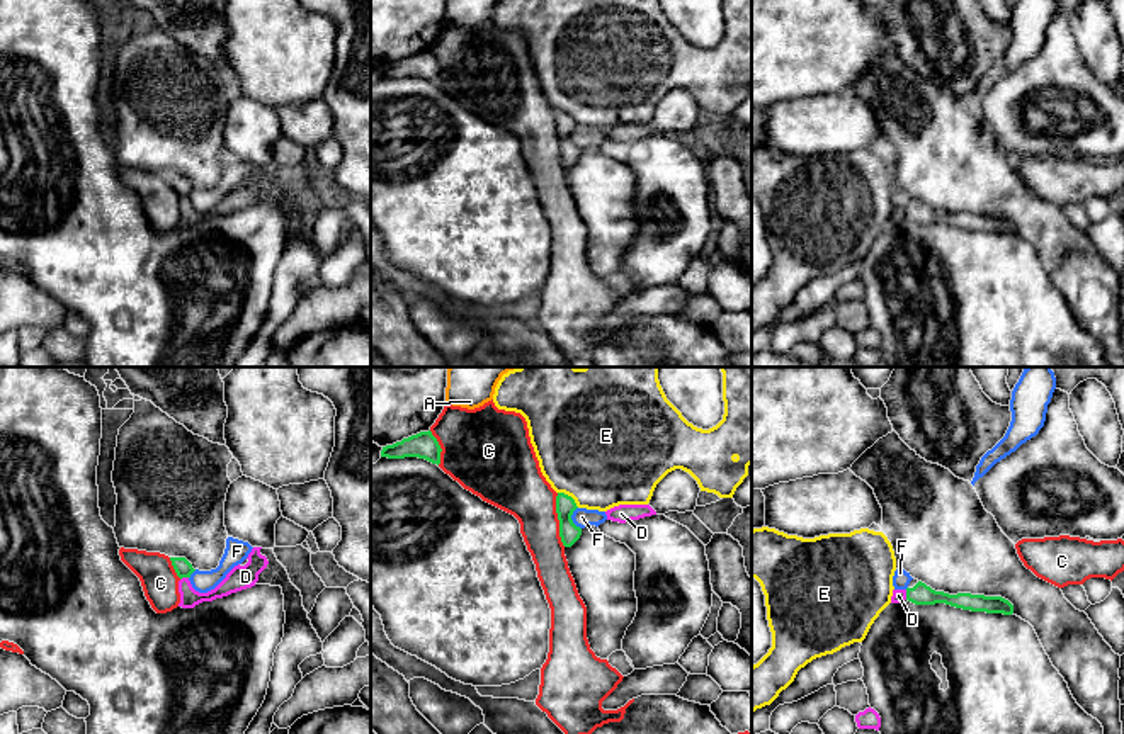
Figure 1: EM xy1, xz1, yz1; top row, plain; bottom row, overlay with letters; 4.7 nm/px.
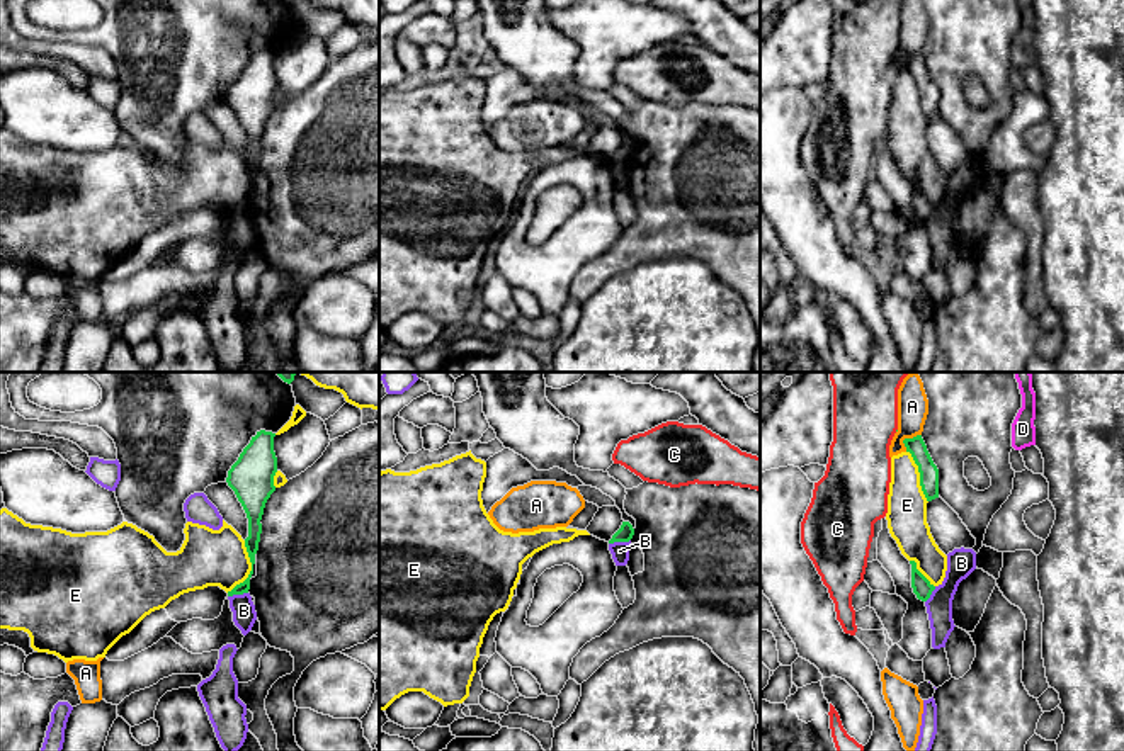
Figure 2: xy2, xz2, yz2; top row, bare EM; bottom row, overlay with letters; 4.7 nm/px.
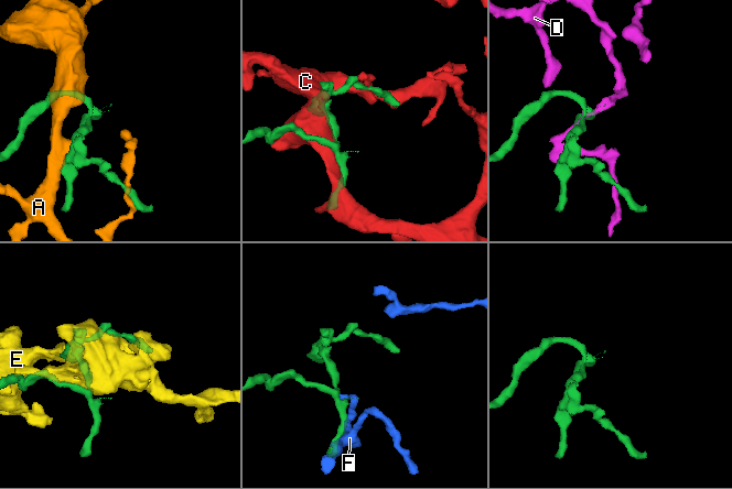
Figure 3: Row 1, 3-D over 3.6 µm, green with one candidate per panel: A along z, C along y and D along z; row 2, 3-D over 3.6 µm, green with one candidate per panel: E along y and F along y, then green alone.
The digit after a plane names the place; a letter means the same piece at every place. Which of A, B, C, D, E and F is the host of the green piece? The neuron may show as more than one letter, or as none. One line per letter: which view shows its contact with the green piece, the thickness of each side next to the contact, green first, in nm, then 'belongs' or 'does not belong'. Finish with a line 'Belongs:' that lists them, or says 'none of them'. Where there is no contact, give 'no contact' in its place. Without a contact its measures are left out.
A: yz2 | 100/140 nm | does not belong
B: xz2 | 80/90 nm | does not belong
C: xz1 | 100/260 nm | does not belong
D: yz1 | 100/60 nm | does not belong
E: xy2 | 70/280 nm | does not belong
F: xz1 | 100/90 nm | does not belong
Belongs: none of them

